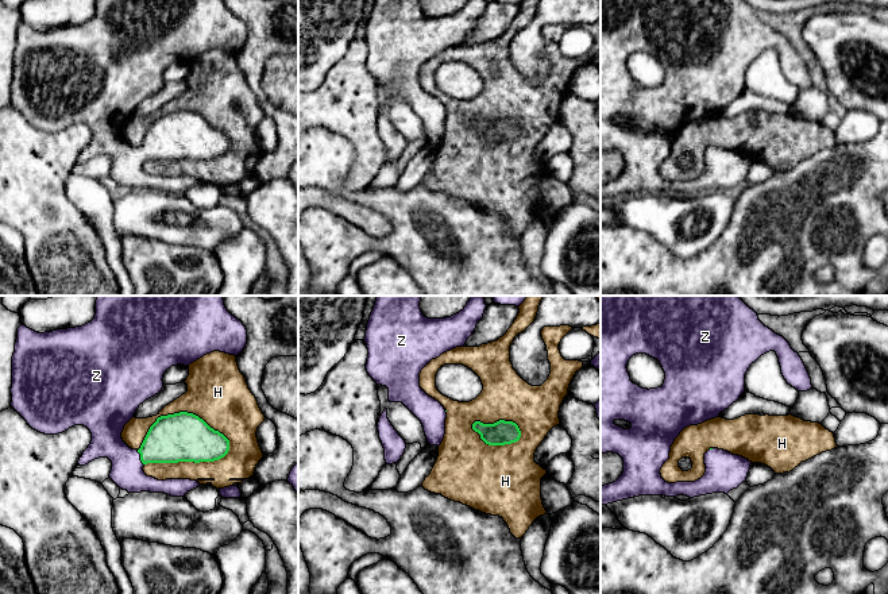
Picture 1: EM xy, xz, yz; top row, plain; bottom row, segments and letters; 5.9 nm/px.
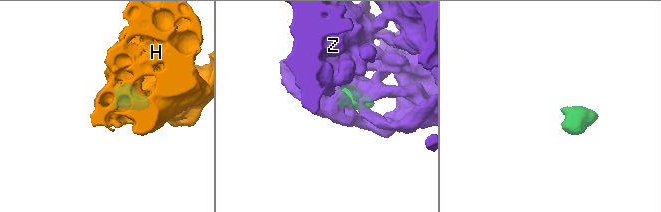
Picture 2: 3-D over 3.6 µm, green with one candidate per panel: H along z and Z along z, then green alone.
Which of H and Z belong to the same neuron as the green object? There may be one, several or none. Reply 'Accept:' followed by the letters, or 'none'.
Accept: Z

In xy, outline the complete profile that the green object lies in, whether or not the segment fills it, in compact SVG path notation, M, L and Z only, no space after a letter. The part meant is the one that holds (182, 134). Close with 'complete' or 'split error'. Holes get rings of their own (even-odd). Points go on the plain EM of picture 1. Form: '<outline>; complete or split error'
M96 0L94 16L76 26L39 31L26 23L18 26L18 36L12 54L12 100L11 104L27 122L45 132L58 132L74 123L84 123L92 131L92 139L78 158L80 163L99 155L112 159L109 176L128 190L165 190L171 194L185 192L200 184L190 177L158 178L147 174L143 165L147 161L215 159L229 148L229 138L211 126L193 111L179 109L161 113L150 124L139 147L130 146L121 136L124 123L146 97L163 85L163 72L177 62L189 63L213 49L238 53L247 42L247 27L232 14L224 0Z; split error

